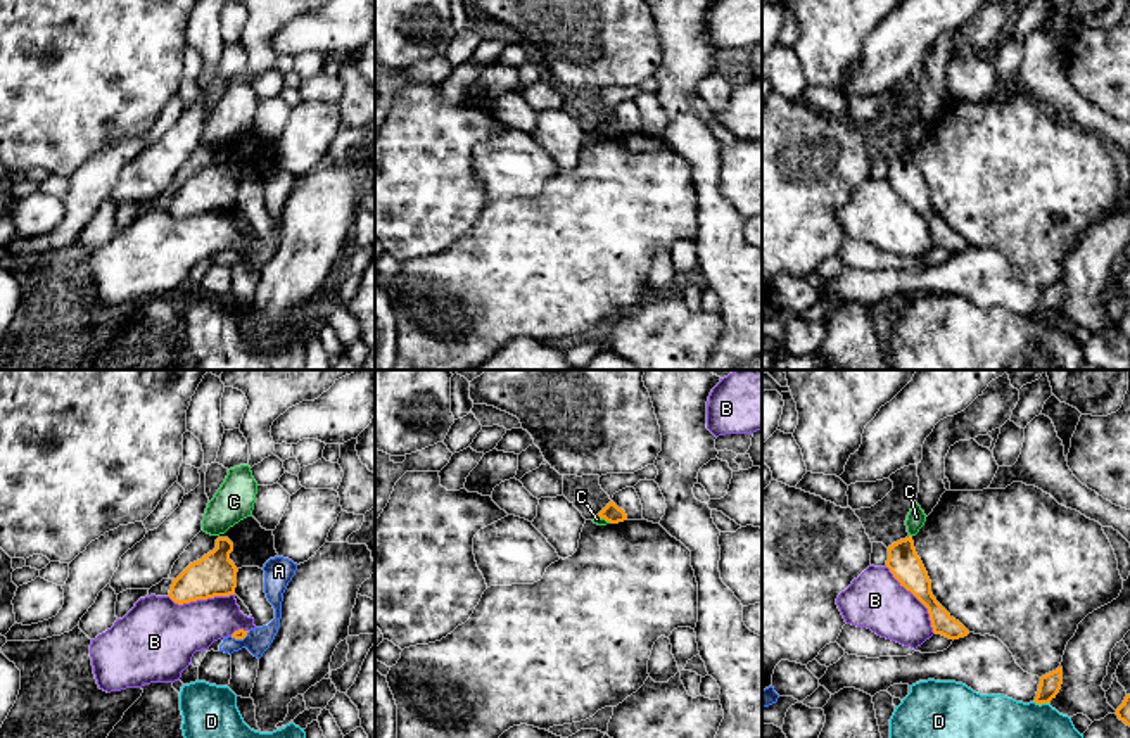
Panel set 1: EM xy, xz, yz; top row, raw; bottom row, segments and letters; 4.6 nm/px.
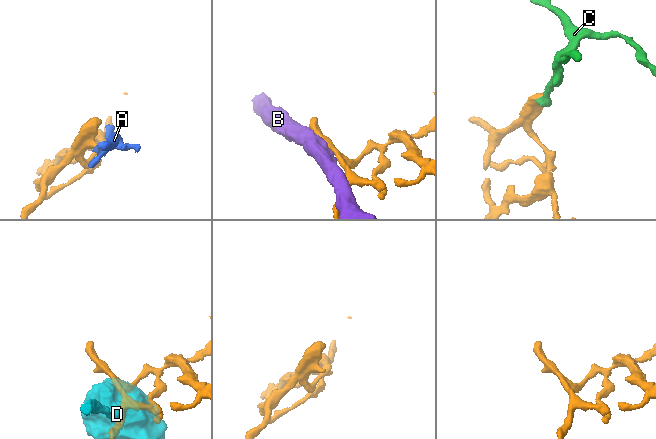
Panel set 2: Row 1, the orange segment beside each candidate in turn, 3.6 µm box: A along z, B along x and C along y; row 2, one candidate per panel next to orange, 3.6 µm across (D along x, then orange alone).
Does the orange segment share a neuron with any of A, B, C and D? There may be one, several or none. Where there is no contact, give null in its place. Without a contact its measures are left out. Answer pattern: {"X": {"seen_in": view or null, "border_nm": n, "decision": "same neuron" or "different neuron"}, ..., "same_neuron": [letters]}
{"A": {"seen_in": "xy", "border_nm": 100, "decision": "different neuron"}, "B": {"seen_in": "yz", "border_nm": 400, "decision": "different neuron"}, "C": {"seen_in": "xz", "border_nm": 80, "decision": "different neuron"}, "D": {"seen_in": "yz", "border_nm": 80, "decision": "different neuron"}, "same_neuron": []}

